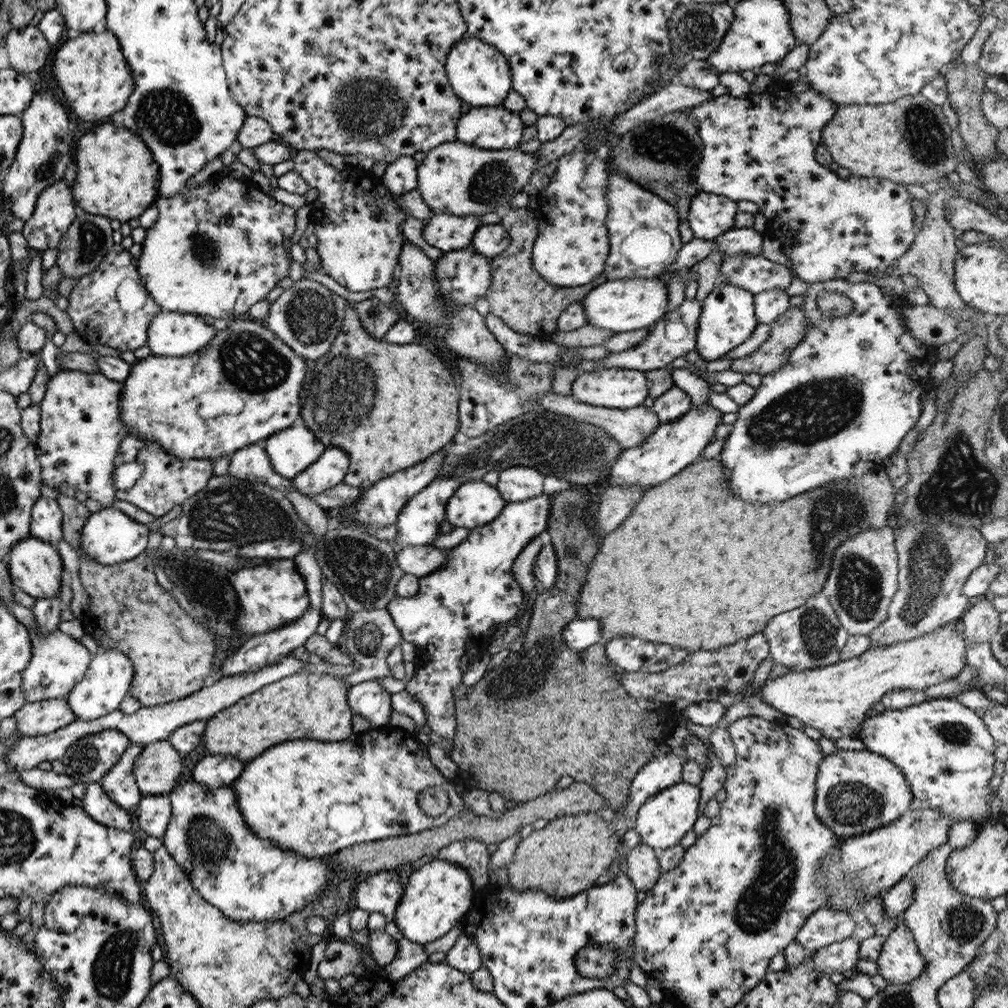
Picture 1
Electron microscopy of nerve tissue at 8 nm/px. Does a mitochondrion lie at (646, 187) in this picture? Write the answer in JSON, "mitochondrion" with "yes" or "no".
{"mitochondrion":"no"}

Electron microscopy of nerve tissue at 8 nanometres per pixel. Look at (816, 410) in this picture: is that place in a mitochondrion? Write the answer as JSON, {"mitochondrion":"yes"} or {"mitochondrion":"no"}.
{"mitochondrion":"yes"}

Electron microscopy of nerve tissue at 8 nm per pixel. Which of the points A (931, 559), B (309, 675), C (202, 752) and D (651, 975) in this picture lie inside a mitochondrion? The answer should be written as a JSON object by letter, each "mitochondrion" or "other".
{"A":"mitochondrion","B":"other","C":"other","D":"other"}

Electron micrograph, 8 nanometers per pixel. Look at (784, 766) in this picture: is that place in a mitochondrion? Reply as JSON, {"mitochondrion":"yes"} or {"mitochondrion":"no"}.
{"mitochondrion":"no"}

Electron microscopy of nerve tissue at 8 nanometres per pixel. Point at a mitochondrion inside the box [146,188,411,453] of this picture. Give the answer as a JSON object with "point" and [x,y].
{"point":[334,407]}

